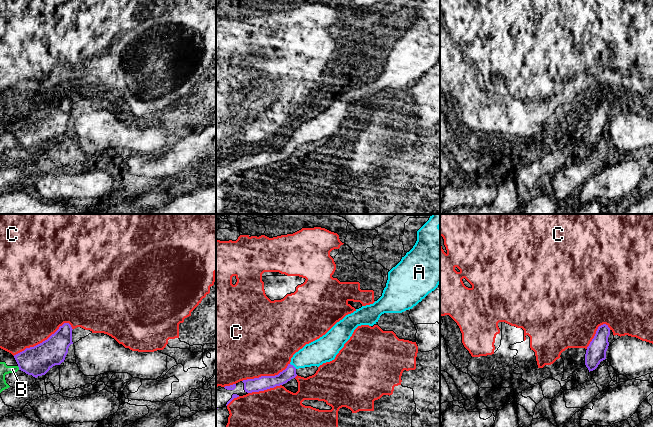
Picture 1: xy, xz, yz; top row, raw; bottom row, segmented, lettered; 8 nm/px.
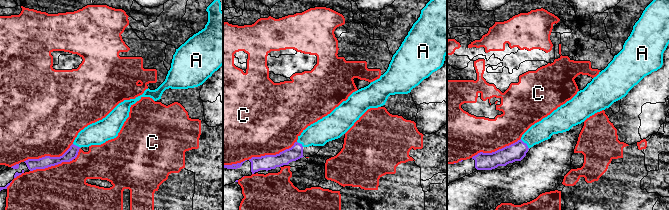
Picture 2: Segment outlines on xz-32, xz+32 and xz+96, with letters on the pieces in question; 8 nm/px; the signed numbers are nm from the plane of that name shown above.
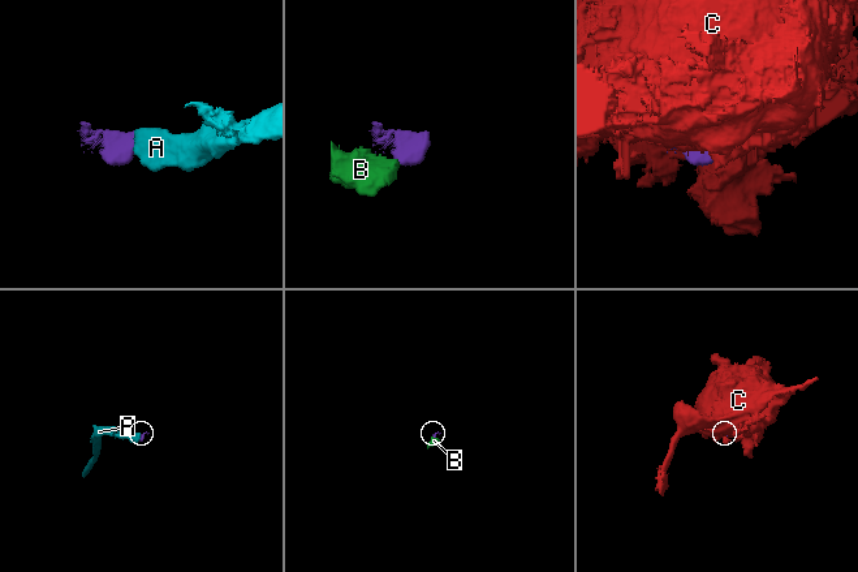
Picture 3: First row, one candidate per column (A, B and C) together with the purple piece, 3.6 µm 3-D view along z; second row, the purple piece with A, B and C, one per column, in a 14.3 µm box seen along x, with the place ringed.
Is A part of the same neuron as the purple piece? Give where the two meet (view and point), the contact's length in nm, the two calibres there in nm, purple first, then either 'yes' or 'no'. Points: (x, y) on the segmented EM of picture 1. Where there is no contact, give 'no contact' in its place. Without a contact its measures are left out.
xz (292, 365) | 70 nm | 110/200 nm | yes

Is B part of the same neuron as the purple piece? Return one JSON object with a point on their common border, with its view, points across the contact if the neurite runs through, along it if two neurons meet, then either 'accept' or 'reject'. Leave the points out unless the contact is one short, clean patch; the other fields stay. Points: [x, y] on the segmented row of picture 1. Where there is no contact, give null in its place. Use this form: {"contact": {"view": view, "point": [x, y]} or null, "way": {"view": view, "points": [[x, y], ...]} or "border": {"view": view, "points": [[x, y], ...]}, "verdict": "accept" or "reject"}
{"contact": {"view": "xy", "point": [19, 368]}, "border": {"view": "xy", "points": [[17, 366], [19, 369]]}, "verdict": "reject"}

